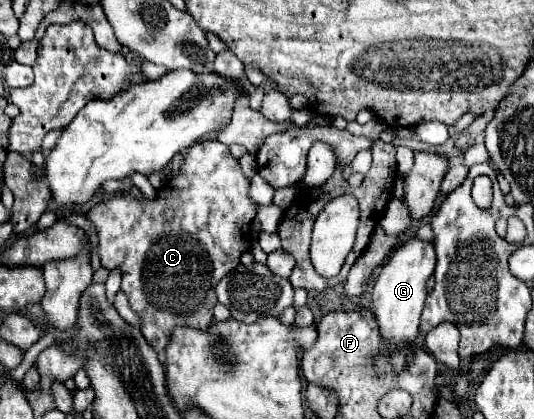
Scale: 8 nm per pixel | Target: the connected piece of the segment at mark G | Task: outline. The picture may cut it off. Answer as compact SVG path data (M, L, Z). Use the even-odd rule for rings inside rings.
M417 237L401 241L389 261L383 265L375 287L373 287L373 313L381 327L385 343L413 343L419 335L419 317L427 297L427 281L435 271L435 249L431 241L421 241Z

